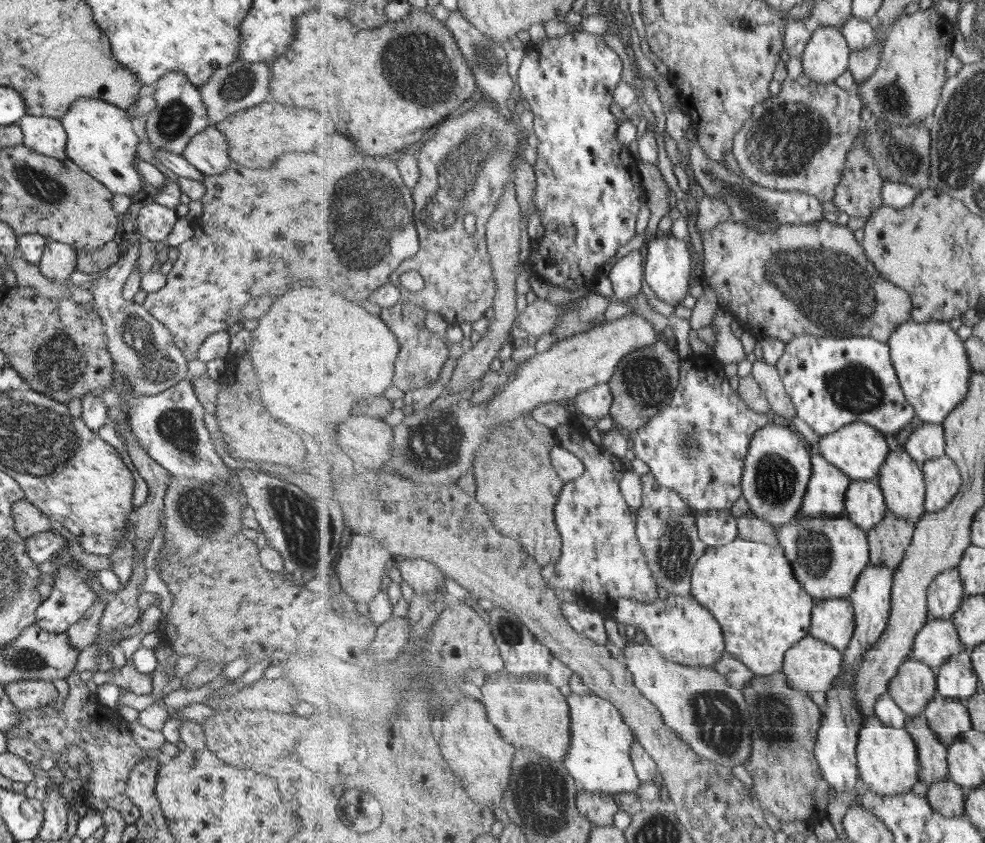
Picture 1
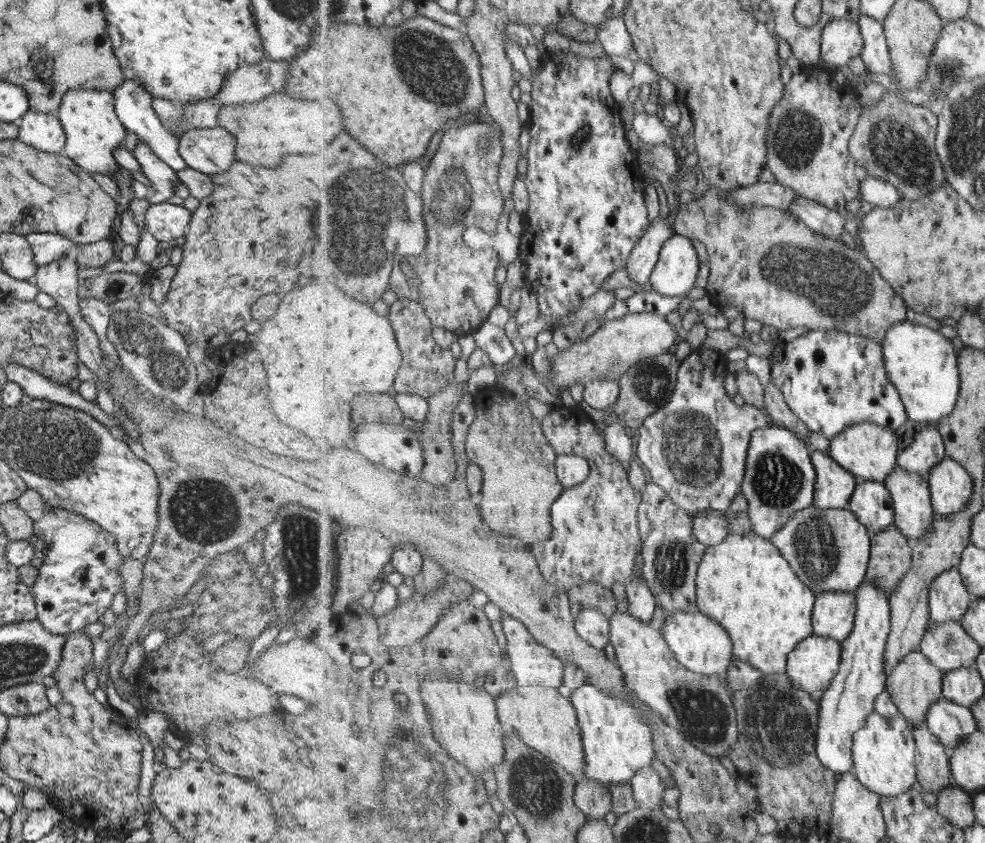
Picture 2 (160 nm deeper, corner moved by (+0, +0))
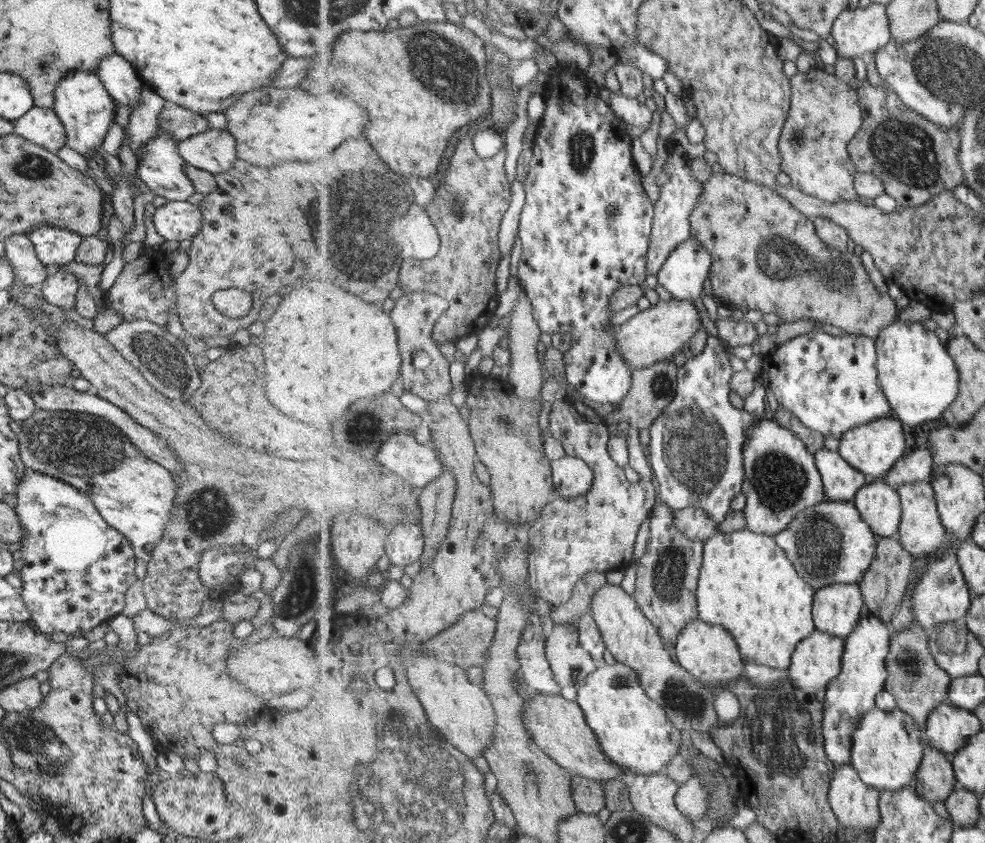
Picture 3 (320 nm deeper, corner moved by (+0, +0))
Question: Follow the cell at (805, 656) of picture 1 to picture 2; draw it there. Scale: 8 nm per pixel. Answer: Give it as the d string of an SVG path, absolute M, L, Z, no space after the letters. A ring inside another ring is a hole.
M813 634L789 653L787 673L796 688L824 693L840 671L841 661L842 642Z

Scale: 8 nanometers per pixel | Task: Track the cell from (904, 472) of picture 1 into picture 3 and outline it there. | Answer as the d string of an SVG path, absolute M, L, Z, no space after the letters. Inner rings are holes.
M919 481L911 484L904 484L897 489L902 498L902 524L898 532L898 540L908 550L917 562L923 554L930 554L934 550L943 550L946 546L952 546L952 537L943 524L940 512L938 511L938 499L934 486L930 481Z

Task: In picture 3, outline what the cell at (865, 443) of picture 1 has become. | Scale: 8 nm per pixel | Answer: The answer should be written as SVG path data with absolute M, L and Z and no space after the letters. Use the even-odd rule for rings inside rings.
M898 417L880 418L867 424L856 426L842 435L839 452L857 470L863 471L869 482L879 480L894 468L894 464L905 454L907 442L903 432L903 422Z

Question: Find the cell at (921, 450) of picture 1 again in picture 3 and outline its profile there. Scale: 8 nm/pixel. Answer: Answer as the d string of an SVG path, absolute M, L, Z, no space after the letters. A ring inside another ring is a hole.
M929 442L909 455L903 455L894 464L894 468L879 480L883 480L894 489L913 482L931 482L935 466L932 450L928 444Z

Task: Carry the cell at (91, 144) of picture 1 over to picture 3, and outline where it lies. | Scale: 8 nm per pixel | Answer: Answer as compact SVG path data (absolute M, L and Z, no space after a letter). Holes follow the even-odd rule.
M73 71L63 75L52 92L52 109L61 121L66 134L66 144L84 158L89 152L97 152L96 147L102 144L107 127L114 120L115 104L107 94L96 73Z

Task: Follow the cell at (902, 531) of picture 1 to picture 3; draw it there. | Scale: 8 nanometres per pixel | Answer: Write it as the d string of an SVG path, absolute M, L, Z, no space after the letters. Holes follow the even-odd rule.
M879 537L875 560L866 573L866 577L860 582L864 602L866 603L865 613L874 614L887 625L891 625L894 614L906 598L906 592L911 583L914 569L915 559L897 537Z

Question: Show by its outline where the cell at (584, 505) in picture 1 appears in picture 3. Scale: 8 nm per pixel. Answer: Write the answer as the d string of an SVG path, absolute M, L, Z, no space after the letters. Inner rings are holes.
M564 397L550 406L548 424L552 437L561 443L567 455L582 458L594 470L594 485L581 497L568 503L566 499L547 503L542 516L529 529L529 541L535 546L535 588L539 595L557 607L569 602L575 584L589 572L619 571L627 569L634 560L635 547L642 524L649 518L650 510L659 498L659 490L653 480L641 478L636 483L627 480L623 467L610 455L608 450L611 436L604 420L581 401Z

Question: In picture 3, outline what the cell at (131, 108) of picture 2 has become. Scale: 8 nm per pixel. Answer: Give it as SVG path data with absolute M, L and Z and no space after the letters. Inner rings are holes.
M114 52L101 58L95 73L114 104L126 106L130 114L139 104L138 90L141 86L131 63Z

